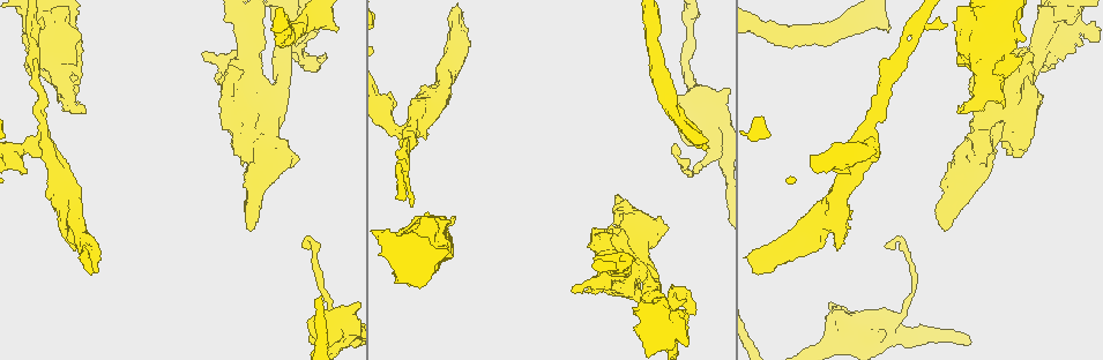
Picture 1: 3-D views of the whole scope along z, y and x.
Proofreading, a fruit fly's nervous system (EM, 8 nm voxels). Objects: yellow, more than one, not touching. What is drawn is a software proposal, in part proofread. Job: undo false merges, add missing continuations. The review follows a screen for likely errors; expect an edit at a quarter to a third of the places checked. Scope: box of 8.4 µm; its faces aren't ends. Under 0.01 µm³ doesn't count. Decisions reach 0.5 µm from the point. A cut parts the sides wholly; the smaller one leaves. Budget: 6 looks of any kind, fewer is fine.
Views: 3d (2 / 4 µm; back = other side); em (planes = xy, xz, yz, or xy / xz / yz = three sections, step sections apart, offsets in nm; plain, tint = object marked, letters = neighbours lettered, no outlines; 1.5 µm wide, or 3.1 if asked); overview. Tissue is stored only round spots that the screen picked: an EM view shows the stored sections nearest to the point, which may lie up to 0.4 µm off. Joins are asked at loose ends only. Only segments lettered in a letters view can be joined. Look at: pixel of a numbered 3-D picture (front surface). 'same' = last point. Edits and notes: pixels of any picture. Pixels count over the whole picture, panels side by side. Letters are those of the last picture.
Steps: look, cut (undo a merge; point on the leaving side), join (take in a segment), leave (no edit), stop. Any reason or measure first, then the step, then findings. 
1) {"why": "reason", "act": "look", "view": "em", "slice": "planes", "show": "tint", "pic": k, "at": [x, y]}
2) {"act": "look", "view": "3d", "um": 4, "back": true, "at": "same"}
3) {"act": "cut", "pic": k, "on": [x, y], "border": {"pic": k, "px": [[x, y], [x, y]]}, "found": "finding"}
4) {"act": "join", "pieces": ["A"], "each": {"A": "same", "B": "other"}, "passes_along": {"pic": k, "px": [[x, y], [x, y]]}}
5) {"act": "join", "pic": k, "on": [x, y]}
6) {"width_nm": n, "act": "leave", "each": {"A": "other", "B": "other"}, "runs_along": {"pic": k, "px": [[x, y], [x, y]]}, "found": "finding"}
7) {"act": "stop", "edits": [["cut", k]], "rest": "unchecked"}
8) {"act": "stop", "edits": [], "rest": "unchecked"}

{"why": "free end", "act": "look", "view": "em", "slice": "planes", "show": "letters", "pic": 1, "at": [305, 244]}

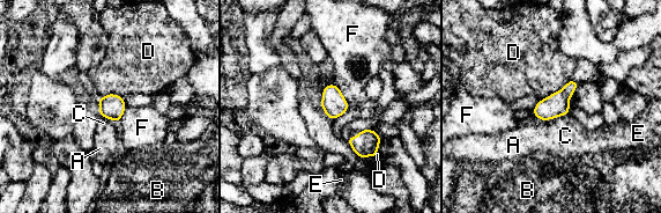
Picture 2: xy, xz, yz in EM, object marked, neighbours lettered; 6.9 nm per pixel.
{"longest_contact_nm": ["D", 260], "act": "leave", "each": {"A": "other", "B": "other", "C": "other", "D": "other", "E": "other", "F": "other"}, "border": {"pic": 2, "px": [[570, 79], [562, 88], [540, 100]]}, "found": "no lettered segment goes on from it"}

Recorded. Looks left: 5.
{"why": "an open end", "act": "look", "view": "3d", "um": 4, "pic": 1, "at": [408, 107]}

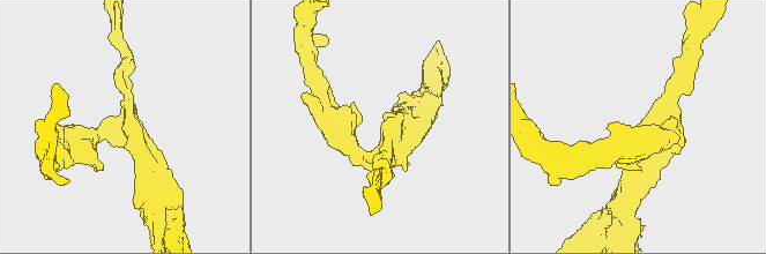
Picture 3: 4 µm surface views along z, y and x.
{"act": "look", "view": "em", "slice": "yz", "step": 4, "show": "letters", "pic": 3, "at": [124, 126]}

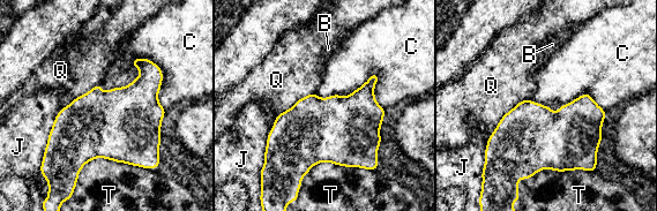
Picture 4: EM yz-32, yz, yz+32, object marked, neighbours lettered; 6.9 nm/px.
{"act": "leave", "each": {"B": "other", "C": "other", "J": "other", "Q": "other", "T": "other"}, "border": {"pic": 4, "px": [[150, 168], [92, 158], [76, 180]]}, "found": "none of them fits"}

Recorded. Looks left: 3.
{"why": "branch stops here", "act": "look", "view": "3d", "um": 4, "pic": 1, "at": [86, 111]}

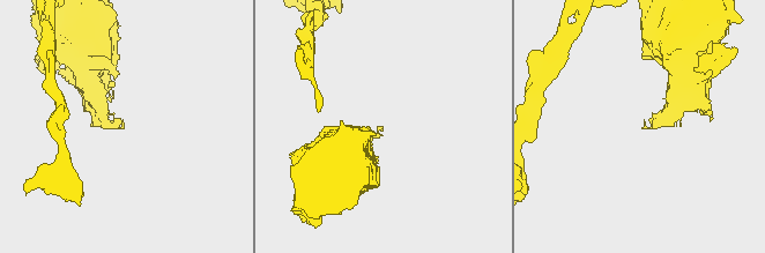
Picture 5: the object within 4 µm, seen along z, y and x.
{"act": "look", "view": "em", "slice": "xy", "step": 8, "show": "letters", "pic": 5, "at": [122, 127]}

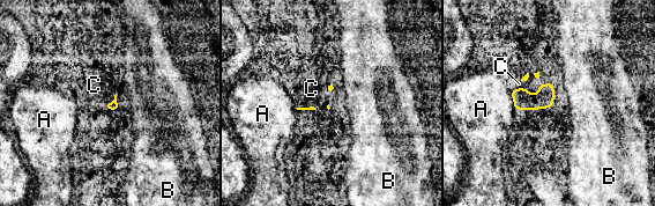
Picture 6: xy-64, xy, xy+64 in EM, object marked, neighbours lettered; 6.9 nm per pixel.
{"act": "leave", "each": {"A": "other", "B": "other", "C": "other"}, "border": {"pic": 6, "px": [[538, 85], [536, 93], [510, 90]]}, "found": "none of them fits"}

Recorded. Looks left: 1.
{"act": "stop", "edits": [], "rest": "unchecked"}

